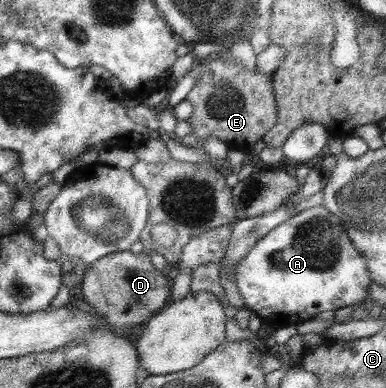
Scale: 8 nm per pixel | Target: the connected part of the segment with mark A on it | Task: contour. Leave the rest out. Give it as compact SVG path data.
M315 206L308 210L303 210L293 214L287 220L284 220L281 224L274 226L261 240L256 242L256 245L249 250L249 252L237 263L236 271L234 274L234 284L243 300L245 309L256 314L262 323L265 323L275 329L279 327L289 326L291 324L297 324L305 320L311 320L319 312L323 310L337 310L344 306L352 306L353 304L363 303L369 299L368 288L370 284L370 278L368 270L365 266L363 257L357 252L357 249L351 244L349 237L346 235L346 230L340 224L340 220L329 212L326 212L321 206Z

